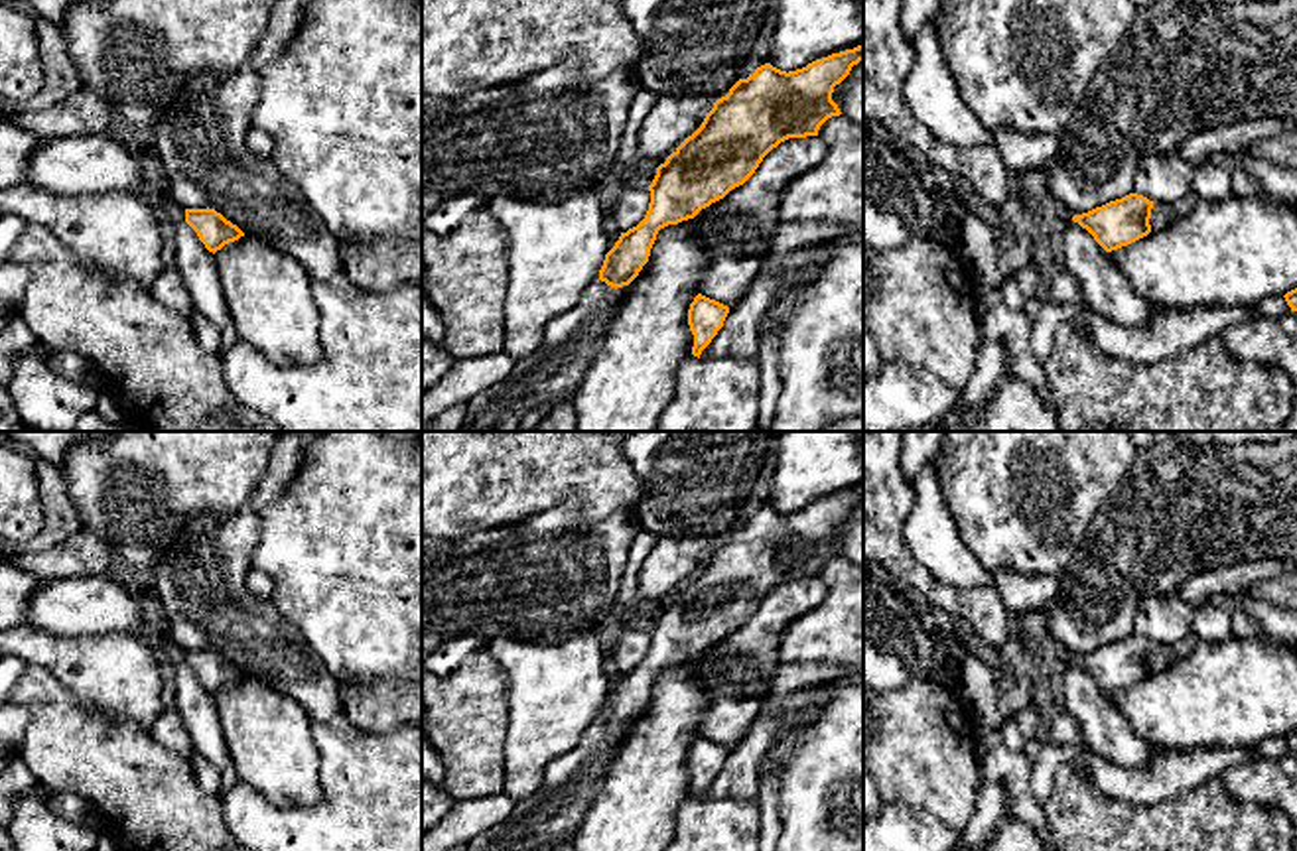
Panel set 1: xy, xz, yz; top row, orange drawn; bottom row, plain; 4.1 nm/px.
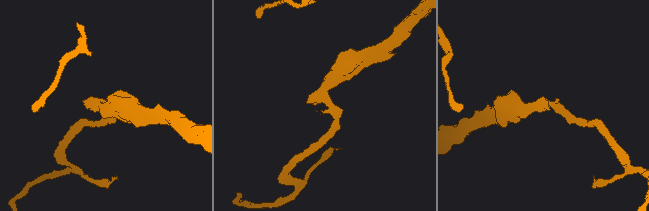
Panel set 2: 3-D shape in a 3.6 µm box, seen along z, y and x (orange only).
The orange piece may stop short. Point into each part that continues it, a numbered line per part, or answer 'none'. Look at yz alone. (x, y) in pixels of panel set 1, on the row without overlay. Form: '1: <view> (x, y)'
1: yz (1161, 656)

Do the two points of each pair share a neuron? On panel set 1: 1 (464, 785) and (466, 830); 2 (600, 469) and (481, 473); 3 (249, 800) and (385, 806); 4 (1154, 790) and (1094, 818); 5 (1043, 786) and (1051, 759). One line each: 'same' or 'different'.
1: different
2: same
3: same
4: different
5: same

